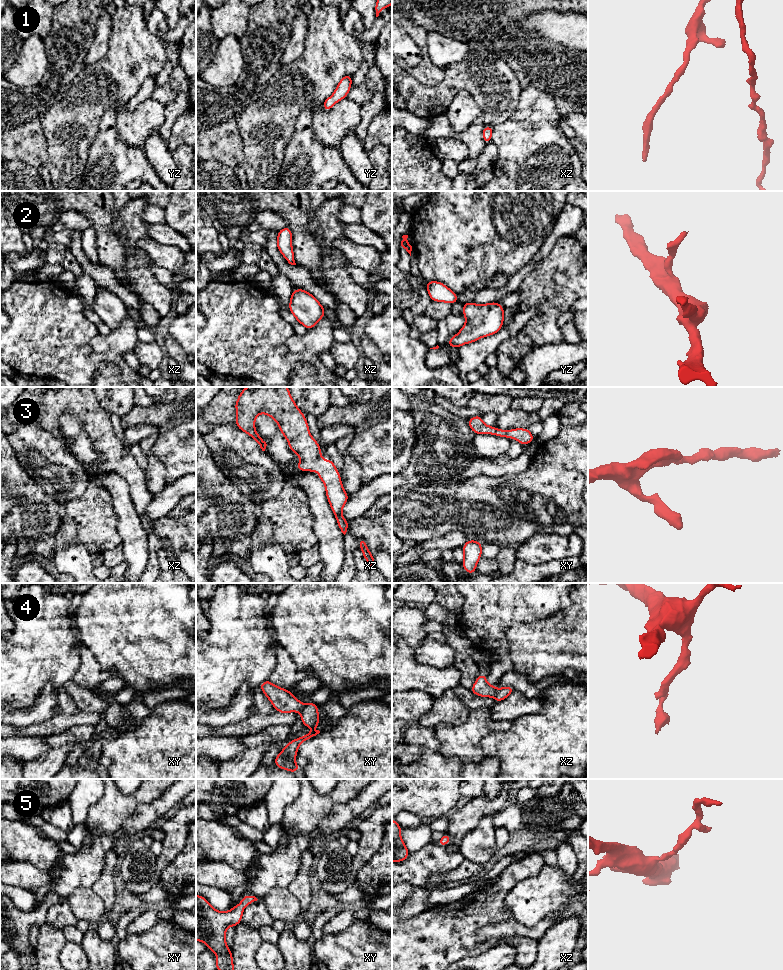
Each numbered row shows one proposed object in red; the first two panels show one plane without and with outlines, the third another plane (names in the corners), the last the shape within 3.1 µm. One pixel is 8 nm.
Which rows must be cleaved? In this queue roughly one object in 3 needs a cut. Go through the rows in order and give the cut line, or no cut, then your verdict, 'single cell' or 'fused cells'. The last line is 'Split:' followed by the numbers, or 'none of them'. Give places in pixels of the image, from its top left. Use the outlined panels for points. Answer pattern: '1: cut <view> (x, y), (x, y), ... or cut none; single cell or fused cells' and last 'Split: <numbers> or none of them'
1: cut none; single cell
2: cut none; single cell
3: cut none; single cell
4: cut xz (498, 689), (493, 696); fused cells
5: cut none; single cell
Split: 4

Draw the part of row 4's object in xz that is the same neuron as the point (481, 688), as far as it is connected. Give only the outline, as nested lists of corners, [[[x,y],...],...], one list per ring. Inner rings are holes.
[[[480,674],[476,679],[474,685],[470,689],[471,692],[480,697],[494,697],[498,689],[489,685],[486,681],[487,675]]]

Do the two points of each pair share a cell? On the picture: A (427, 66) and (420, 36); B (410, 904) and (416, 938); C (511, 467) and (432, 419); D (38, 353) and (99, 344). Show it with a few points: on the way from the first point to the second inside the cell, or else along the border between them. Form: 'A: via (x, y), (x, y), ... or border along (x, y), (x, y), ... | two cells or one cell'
A: via (426, 59), (422, 43) | one cell
B: border along (426, 909), (411, 917), (402, 918) | two cells
C: via (485, 466), (449, 460), (439, 450), (439, 445) | one cell
D: border along (89, 341), (95, 352), (105, 353), (114, 351) | two cells

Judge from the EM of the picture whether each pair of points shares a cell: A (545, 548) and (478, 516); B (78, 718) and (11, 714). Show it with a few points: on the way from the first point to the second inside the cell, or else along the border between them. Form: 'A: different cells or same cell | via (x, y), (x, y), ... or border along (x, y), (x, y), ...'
A: different cells | border along (551, 534), (535, 534), (515, 546)
B: different cells | border along (56, 714), (30, 725)

